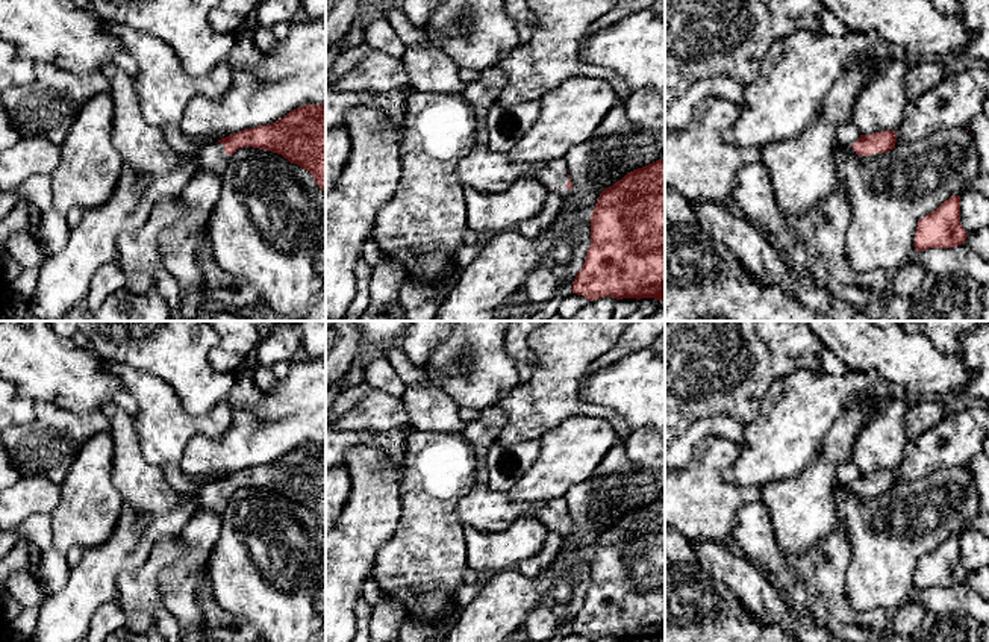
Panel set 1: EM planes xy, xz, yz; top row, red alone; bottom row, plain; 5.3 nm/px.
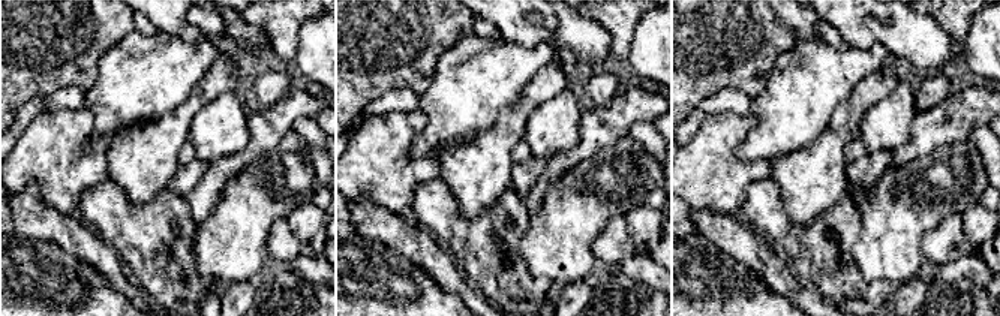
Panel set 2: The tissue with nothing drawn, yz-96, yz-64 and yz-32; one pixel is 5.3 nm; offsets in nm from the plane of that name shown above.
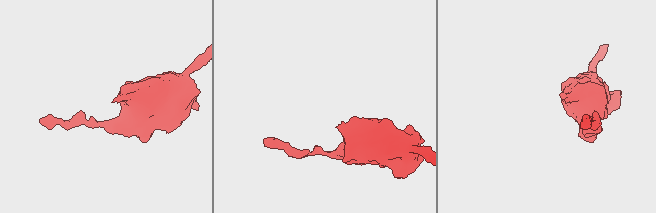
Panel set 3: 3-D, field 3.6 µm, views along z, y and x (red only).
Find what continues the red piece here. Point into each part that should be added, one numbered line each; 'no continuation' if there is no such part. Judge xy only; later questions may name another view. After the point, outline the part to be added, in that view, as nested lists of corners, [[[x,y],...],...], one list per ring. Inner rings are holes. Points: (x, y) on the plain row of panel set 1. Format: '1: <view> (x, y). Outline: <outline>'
1: xy (212, 497). Outline: [[[214,480],[197,492],[194,504],[197,509],[212,510],[221,515],[226,510],[229,500],[230,494],[224,491],[224,485]]]

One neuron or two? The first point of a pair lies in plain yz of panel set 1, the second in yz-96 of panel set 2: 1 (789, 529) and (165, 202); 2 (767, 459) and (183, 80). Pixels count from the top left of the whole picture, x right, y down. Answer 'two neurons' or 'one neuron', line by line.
1: two neurons
2: one neuron

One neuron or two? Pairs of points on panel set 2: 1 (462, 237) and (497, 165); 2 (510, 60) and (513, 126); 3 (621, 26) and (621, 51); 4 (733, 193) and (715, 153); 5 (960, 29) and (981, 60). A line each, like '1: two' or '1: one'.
1: two
2: two
3: one
4: one
5: two

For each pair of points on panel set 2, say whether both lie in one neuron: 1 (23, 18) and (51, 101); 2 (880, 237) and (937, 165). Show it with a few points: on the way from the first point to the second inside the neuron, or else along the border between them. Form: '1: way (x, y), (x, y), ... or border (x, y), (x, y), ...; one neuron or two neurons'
1: border (84, 90), (77, 86), (63, 86), (45, 96); two neurons
2: way (894, 219), (930, 183); one neuron

